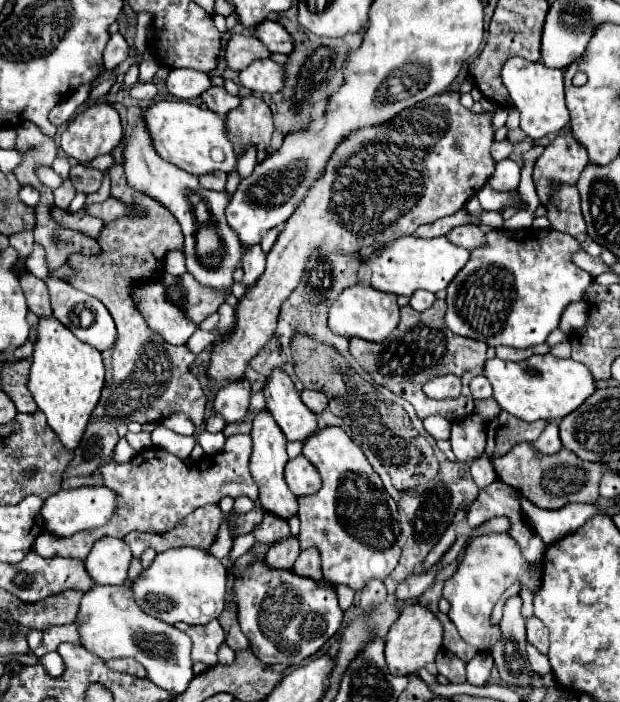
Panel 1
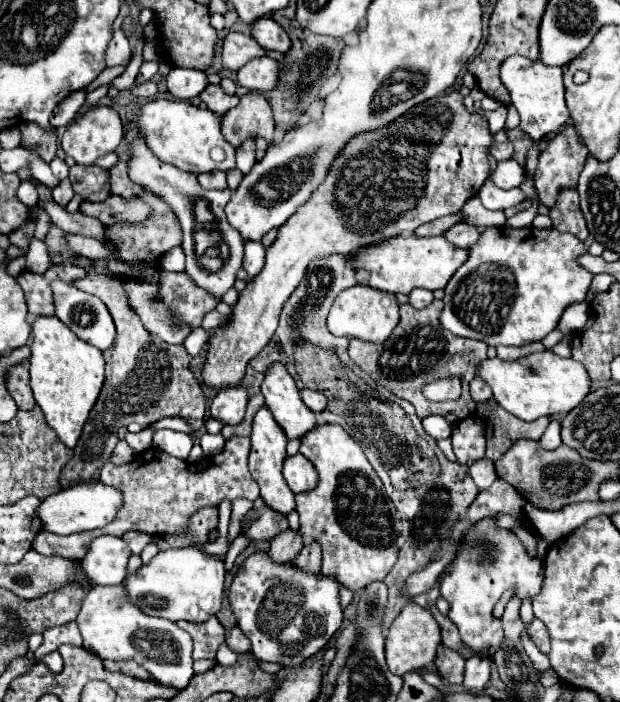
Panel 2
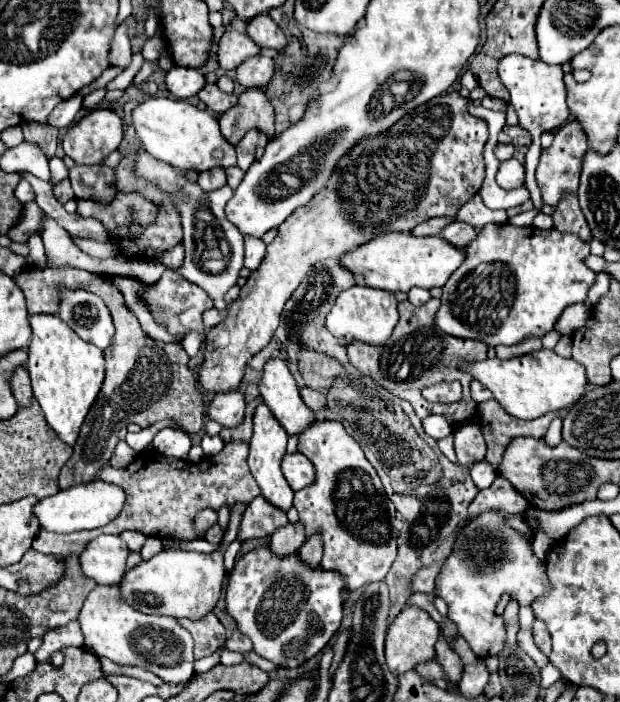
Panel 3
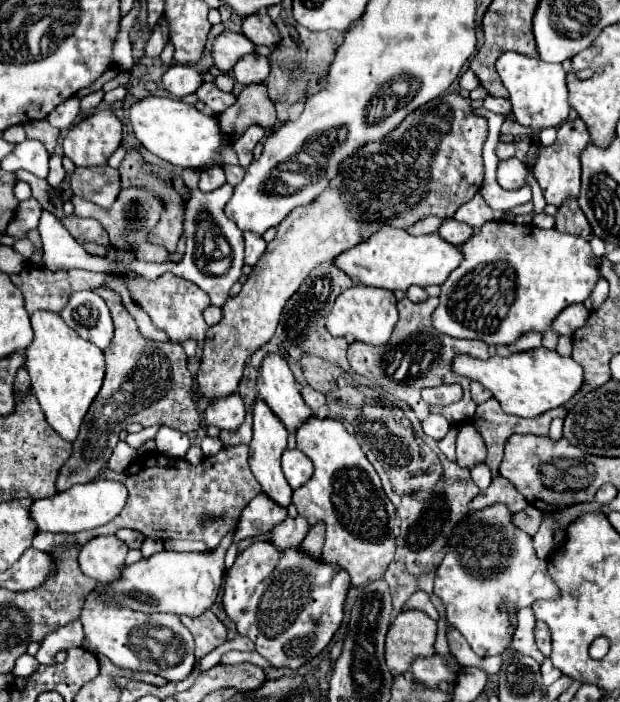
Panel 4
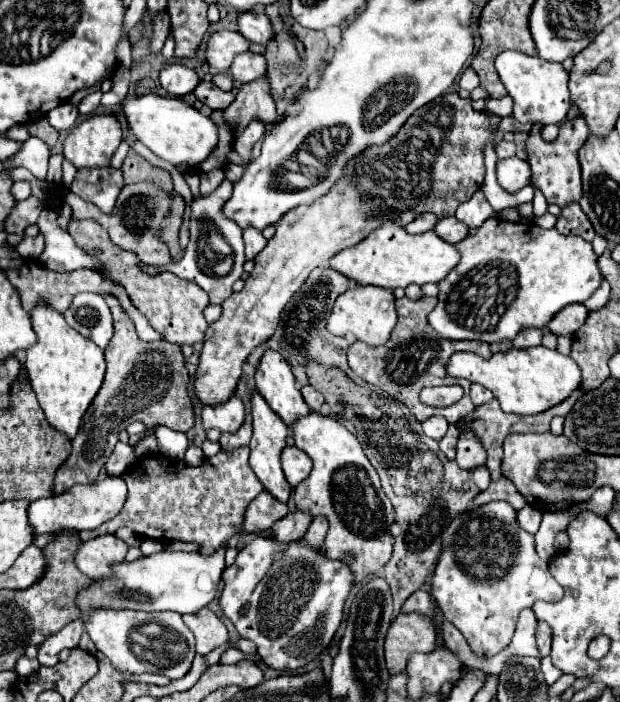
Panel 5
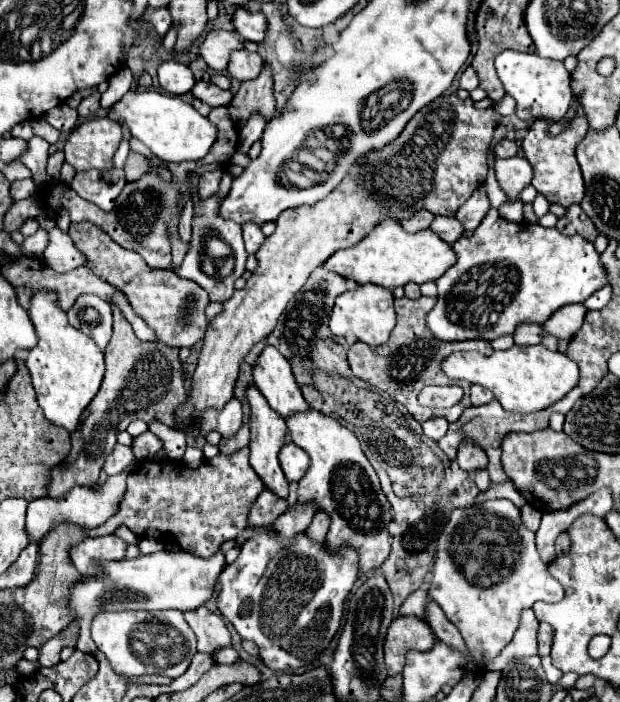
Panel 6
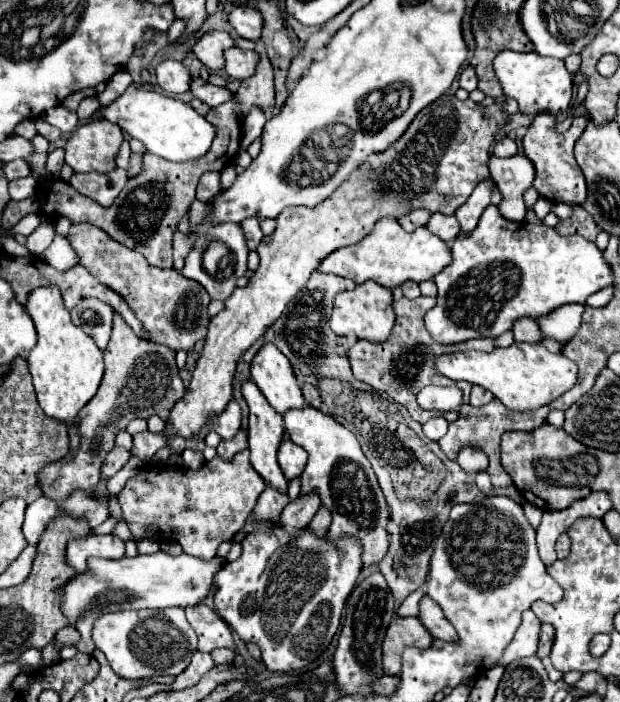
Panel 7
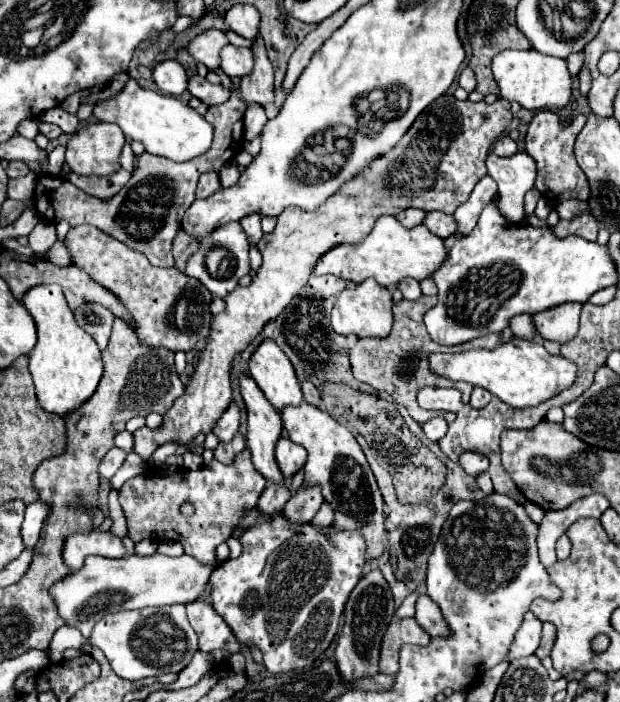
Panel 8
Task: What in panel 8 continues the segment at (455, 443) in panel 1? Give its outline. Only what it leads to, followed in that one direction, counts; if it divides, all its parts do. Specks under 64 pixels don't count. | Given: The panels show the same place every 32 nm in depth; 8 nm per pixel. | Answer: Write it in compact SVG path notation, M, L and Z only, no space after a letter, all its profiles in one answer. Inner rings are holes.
M466 452L460 456L460 466L472 474L472 476L478 476L482 472L488 470L488 458L486 456L480 456L478 452Z

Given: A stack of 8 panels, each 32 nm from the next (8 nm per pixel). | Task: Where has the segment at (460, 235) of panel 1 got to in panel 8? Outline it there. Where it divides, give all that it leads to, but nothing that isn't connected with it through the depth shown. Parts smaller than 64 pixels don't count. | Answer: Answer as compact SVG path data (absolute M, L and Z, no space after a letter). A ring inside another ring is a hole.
M426 212L426 218L422 224L440 238L448 238L456 234L456 222L452 220L452 216L444 212Z

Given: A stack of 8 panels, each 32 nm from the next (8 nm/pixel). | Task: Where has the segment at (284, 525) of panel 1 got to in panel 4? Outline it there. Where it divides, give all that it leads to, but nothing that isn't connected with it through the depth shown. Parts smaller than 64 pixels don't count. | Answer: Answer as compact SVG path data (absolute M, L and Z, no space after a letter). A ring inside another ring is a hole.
M264 492L258 494L248 508L244 508L242 512L242 520L240 520L240 530L235 533L232 544L237 544L242 538L248 536L260 536L268 530L272 530L276 524L280 524L280 520L286 518L286 508L276 504L270 496L266 496Z

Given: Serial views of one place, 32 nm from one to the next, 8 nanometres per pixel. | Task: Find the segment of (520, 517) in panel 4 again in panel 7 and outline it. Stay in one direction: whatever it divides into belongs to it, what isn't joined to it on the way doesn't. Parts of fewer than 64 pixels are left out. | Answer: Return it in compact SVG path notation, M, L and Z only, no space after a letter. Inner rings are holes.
M526 502L523 505L523 509L528 522L530 522L530 525L537 529L541 523L544 511L537 506L530 504L529 502Z

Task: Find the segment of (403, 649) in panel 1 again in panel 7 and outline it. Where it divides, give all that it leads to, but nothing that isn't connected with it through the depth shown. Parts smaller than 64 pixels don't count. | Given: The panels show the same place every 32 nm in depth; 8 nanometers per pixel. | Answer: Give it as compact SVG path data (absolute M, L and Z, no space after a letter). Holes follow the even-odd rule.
M394 618L384 638L384 674L400 672L400 652L404 646L428 648L432 636L416 618Z

